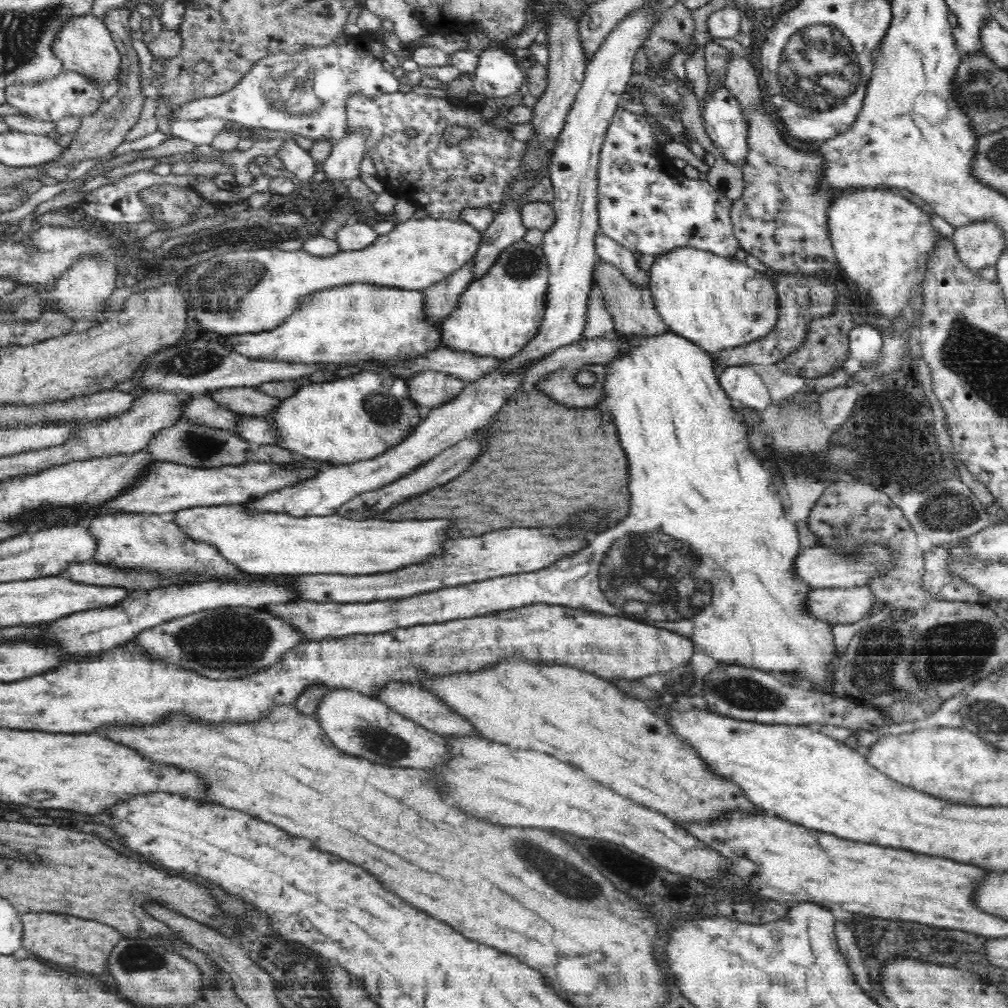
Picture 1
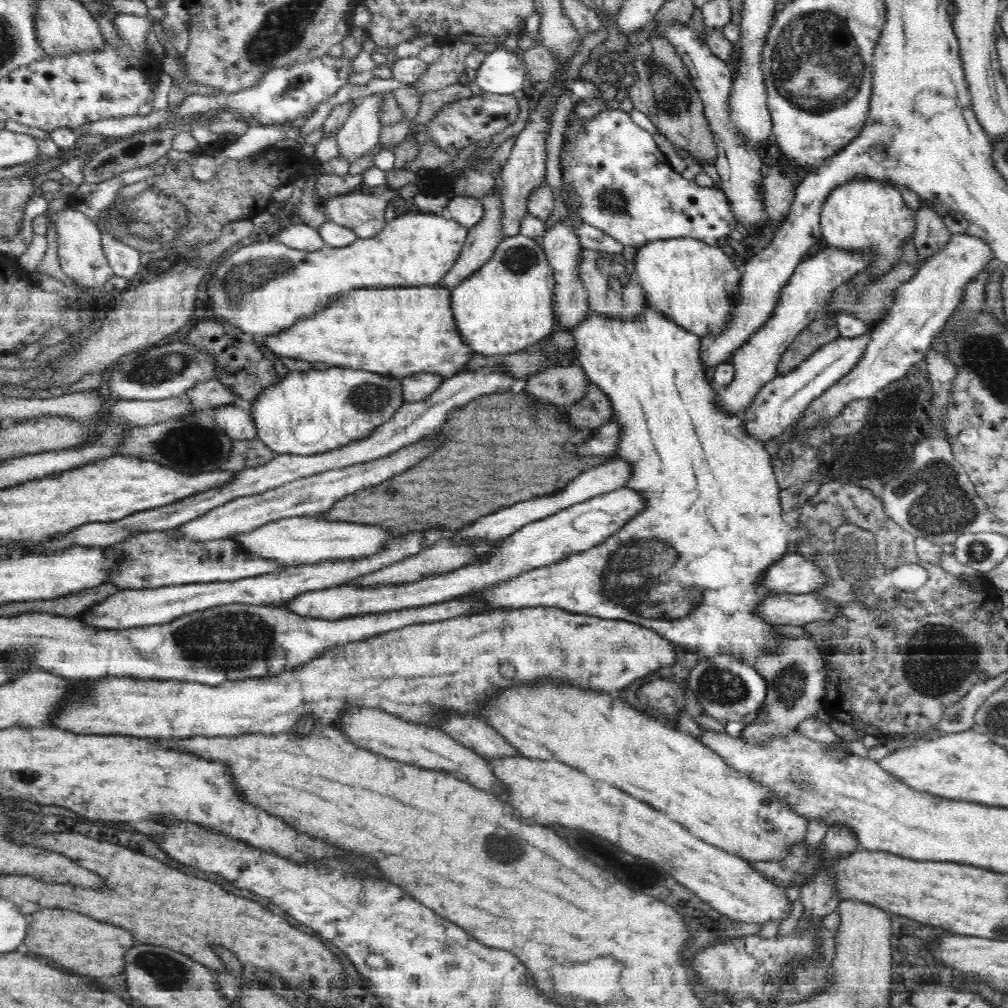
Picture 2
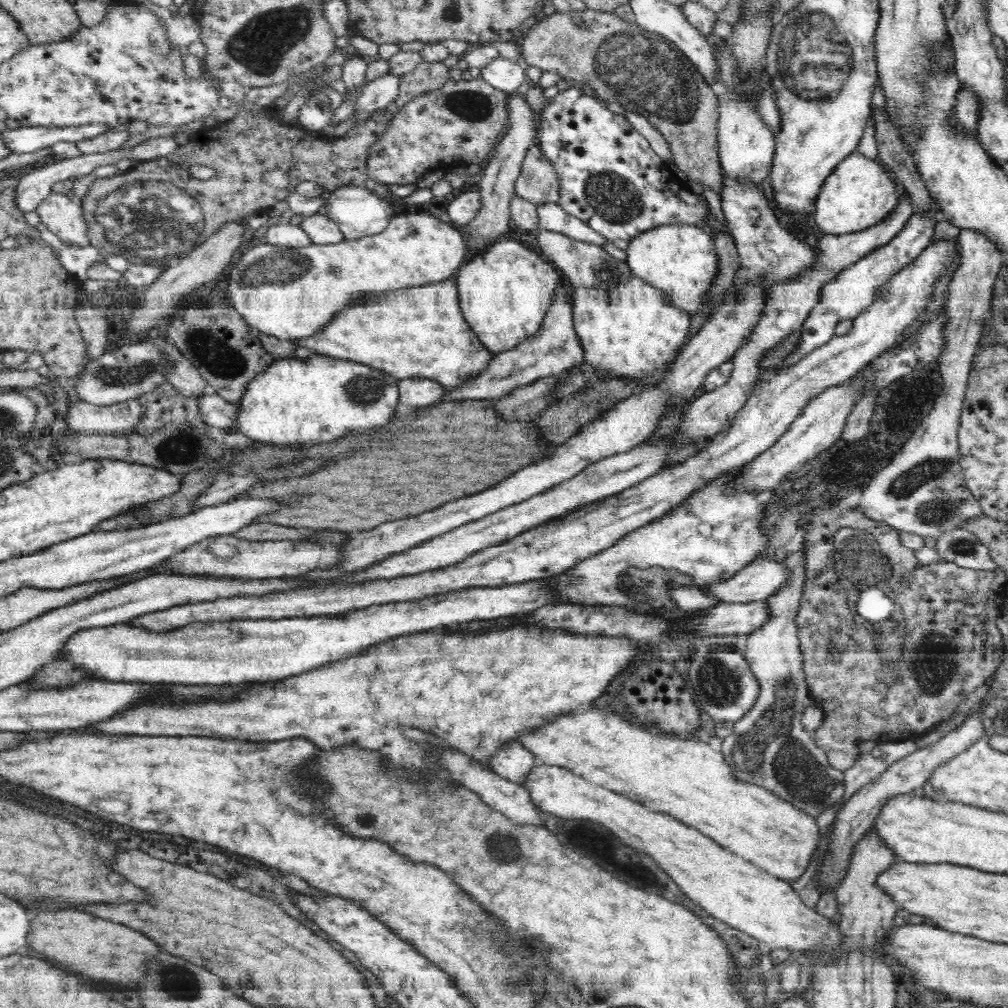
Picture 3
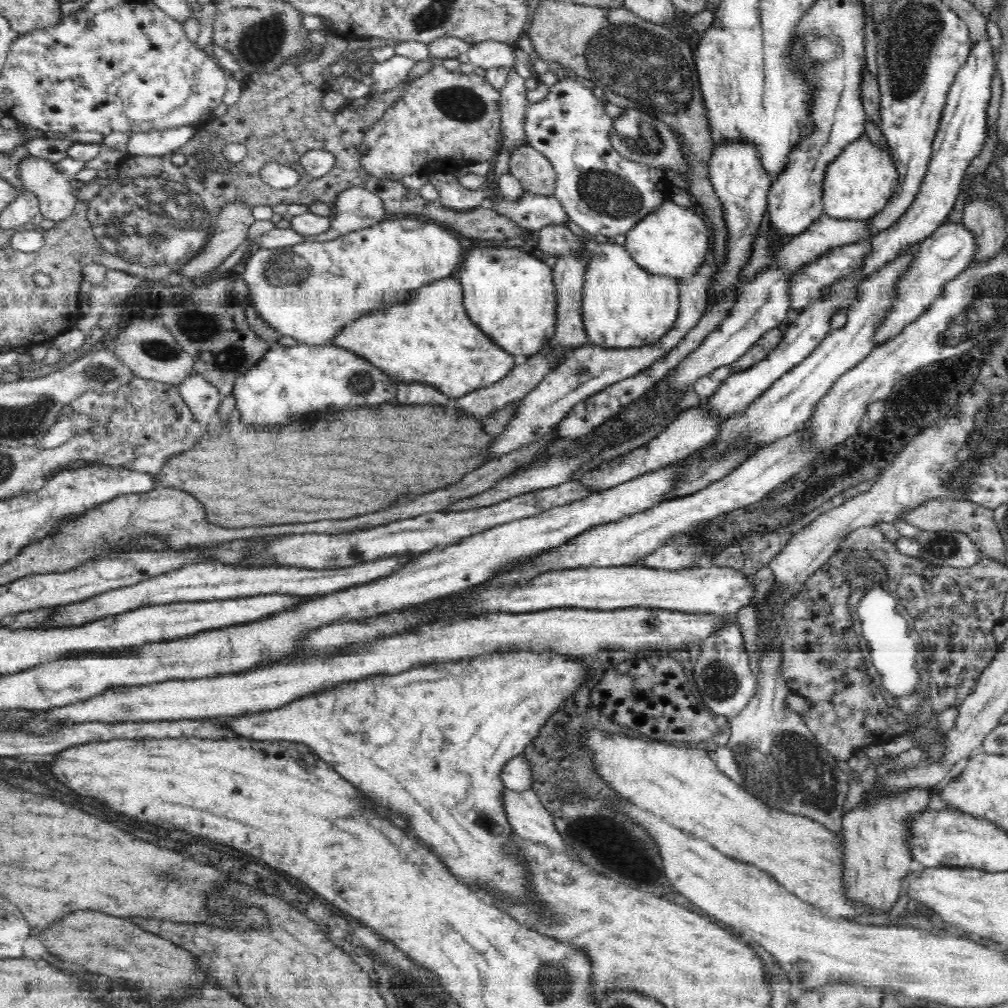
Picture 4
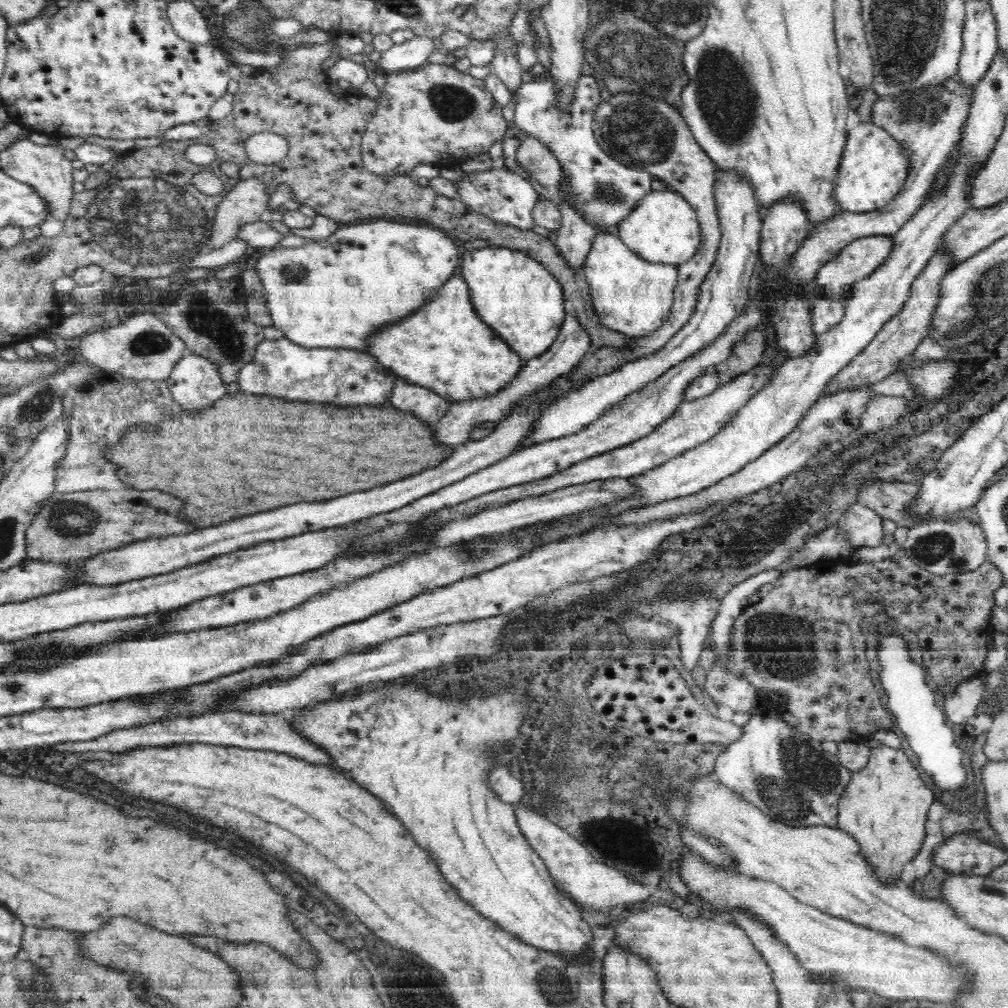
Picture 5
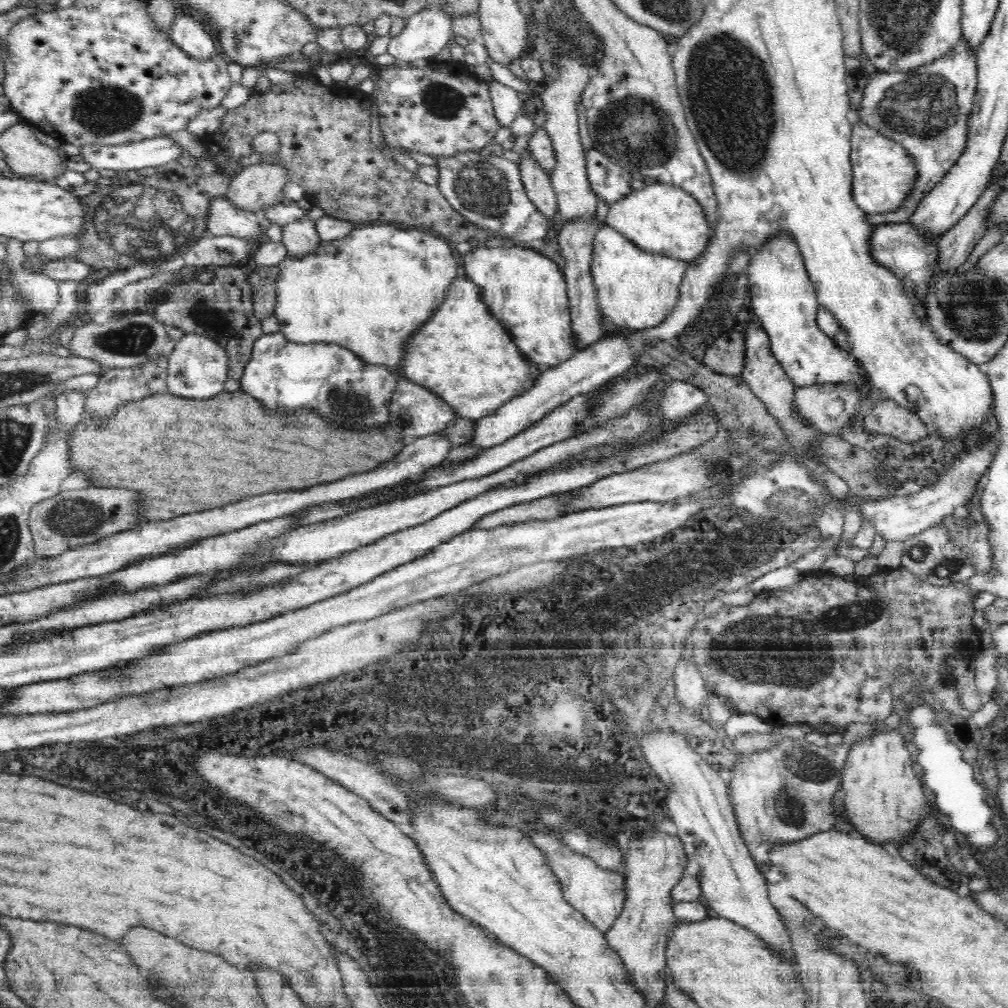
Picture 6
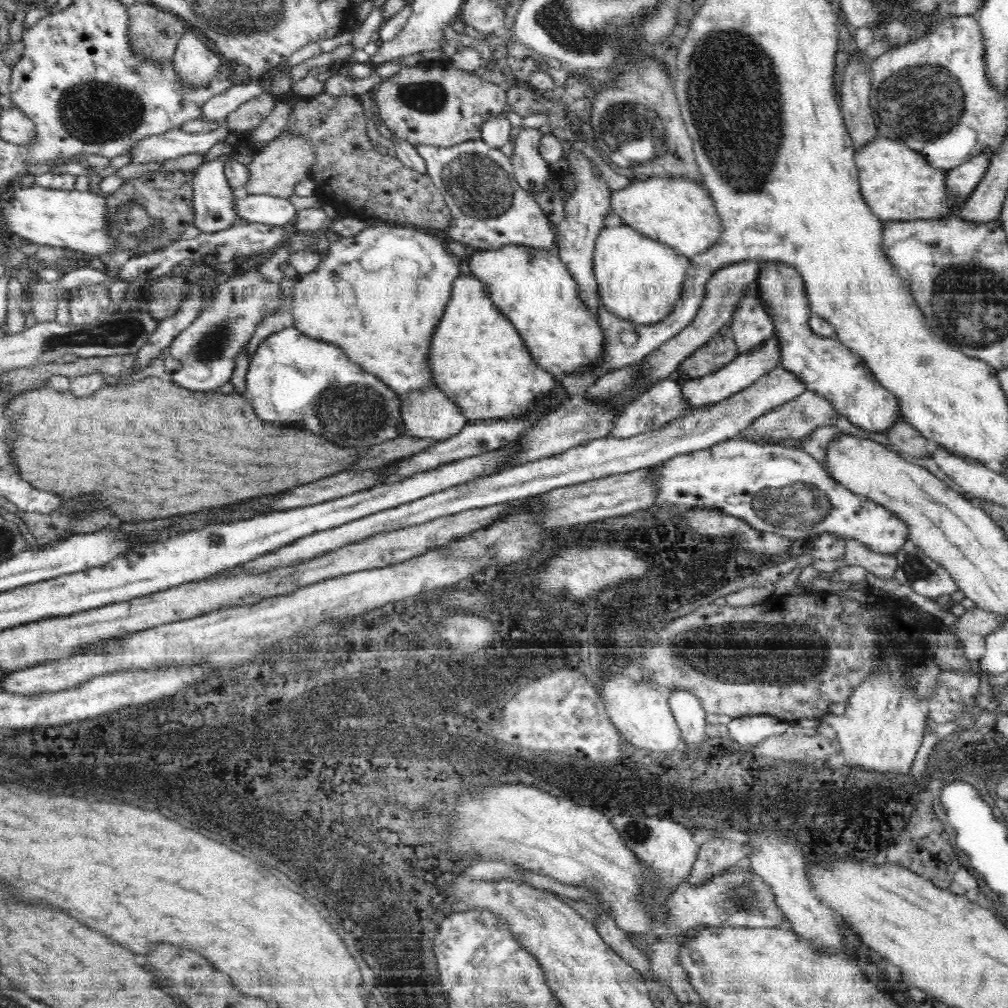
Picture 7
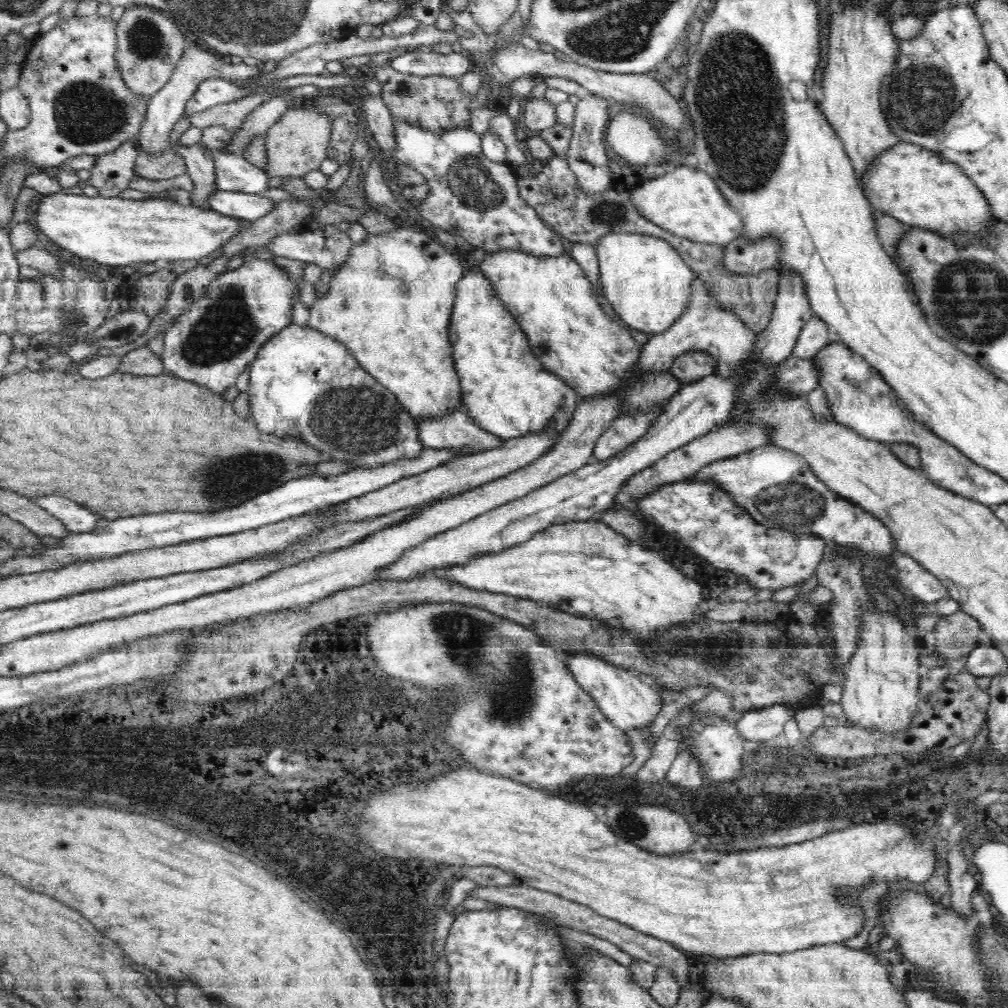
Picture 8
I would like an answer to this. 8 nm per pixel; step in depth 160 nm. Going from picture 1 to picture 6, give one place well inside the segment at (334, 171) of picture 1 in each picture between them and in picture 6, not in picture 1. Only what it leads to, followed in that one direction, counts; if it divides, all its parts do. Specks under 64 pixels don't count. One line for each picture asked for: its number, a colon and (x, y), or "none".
2: (360, 132)
3: (381, 92)
4: (386, 75)
5: (401, 57)
6: (427, 32)

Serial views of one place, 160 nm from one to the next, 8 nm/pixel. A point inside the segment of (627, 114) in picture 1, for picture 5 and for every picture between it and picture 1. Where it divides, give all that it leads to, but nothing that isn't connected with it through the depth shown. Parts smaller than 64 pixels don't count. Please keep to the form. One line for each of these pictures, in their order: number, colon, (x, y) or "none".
2: (625, 186)
3: (608, 176)
4: (602, 192)
5: (606, 191)

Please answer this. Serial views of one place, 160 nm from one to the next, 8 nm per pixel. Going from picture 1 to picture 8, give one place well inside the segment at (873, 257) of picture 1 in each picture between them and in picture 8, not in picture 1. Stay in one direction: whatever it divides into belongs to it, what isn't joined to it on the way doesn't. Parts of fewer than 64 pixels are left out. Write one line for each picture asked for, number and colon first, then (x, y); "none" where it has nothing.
2: (862, 215)
3: (860, 192)
4: (859, 183)
5: (874, 168)
6: (883, 172)
7: (896, 182)
8: (914, 185)

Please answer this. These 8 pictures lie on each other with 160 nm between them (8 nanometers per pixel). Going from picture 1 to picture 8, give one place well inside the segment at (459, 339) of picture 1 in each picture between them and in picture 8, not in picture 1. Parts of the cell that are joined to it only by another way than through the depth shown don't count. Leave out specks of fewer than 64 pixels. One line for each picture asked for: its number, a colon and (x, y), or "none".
2: (506, 306)
3: (505, 291)
4: (510, 294)
5: (515, 294)
6: (524, 289)
7: (532, 288)
8: (552, 300)

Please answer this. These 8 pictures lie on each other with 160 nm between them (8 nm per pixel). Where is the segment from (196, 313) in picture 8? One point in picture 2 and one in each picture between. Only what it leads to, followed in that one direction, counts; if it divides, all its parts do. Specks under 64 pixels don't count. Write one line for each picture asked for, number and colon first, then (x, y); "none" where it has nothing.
2: (236, 422)
3: (213, 409)
4: (203, 399)
5: (194, 383)
6: (197, 368)
7: (202, 357)

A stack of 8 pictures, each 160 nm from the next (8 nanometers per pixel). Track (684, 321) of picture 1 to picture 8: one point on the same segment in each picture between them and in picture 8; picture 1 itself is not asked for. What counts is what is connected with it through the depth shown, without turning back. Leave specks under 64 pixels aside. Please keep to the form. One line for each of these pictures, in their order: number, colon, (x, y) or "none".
2: (697, 286)
3: (680, 260)
4: (673, 241)
5: (663, 228)
6: (661, 218)
7: (678, 212)
8: (686, 202)

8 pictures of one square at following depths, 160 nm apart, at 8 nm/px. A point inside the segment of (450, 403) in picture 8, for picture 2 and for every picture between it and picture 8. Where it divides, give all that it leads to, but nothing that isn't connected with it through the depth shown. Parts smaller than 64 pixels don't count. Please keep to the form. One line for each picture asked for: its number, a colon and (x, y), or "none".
2: (271, 285)
3: (288, 293)
4: (310, 291)
5: (334, 292)
6: (370, 291)
7: (378, 296)

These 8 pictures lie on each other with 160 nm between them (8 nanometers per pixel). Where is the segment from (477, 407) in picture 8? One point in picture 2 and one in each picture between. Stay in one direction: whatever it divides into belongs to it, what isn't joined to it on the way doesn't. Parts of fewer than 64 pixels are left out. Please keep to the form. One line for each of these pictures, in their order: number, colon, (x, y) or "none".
2: (404, 331)
3: (417, 332)
4: (429, 339)
5: (444, 346)
6: (462, 354)
7: (478, 359)

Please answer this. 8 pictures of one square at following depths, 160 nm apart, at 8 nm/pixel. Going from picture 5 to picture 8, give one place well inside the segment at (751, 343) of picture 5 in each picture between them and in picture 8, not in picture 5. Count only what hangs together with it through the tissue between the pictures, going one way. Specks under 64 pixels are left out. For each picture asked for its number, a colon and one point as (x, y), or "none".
6: (726, 355)
7: (721, 350)
8: (690, 367)

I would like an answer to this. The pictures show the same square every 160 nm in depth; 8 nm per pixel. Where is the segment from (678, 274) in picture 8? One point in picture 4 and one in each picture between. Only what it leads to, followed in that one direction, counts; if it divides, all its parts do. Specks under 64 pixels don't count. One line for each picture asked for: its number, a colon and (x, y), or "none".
4: (623, 306)
5: (632, 296)
6: (636, 289)
7: (640, 280)

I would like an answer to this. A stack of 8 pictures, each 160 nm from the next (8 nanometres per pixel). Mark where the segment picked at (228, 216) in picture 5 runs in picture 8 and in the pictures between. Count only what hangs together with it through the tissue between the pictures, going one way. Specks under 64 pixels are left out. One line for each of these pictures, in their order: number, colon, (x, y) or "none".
6: (258, 186)
7: (280, 166)
8: (297, 144)

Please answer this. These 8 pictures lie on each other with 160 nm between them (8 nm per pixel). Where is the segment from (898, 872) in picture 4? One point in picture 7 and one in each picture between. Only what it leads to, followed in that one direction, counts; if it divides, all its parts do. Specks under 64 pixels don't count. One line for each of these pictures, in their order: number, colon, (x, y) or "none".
5: (884, 807)
6: (884, 798)
7: (882, 727)

